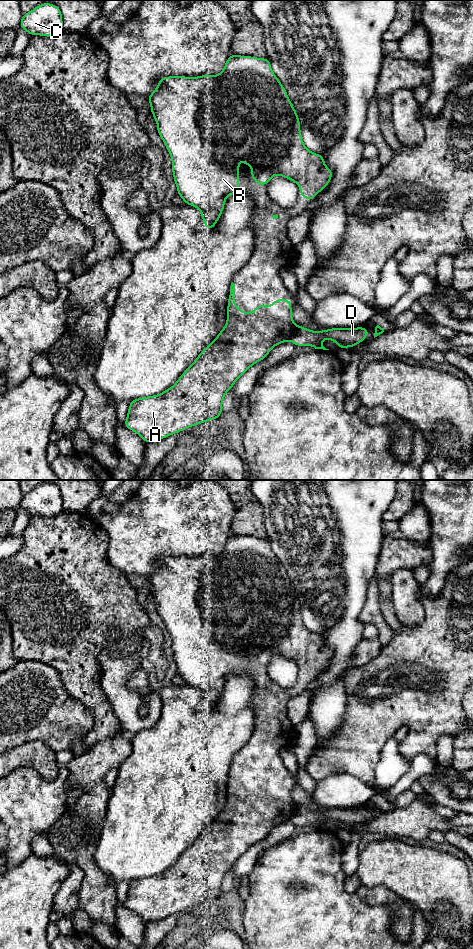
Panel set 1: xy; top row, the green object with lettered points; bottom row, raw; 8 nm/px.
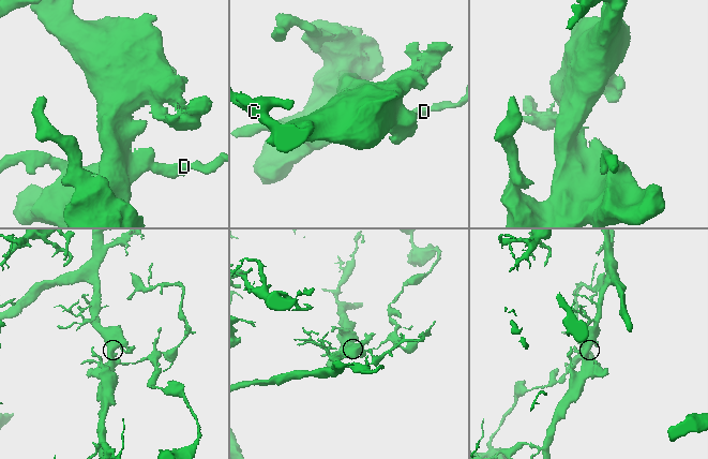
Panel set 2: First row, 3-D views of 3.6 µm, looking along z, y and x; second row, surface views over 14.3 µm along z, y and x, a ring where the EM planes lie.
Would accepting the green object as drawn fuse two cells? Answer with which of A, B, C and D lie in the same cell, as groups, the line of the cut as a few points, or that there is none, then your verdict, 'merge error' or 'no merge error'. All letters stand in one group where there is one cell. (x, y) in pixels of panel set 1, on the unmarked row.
groups A B C / D; cut xy (296, 806), (295, 812), (289, 819); merge error

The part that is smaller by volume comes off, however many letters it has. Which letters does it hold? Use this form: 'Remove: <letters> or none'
Remove: D

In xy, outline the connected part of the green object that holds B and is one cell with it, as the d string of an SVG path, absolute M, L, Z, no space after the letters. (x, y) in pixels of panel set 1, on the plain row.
M231 534L227 539L223 550L218 555L201 555L193 558L186 556L162 557L157 564L157 568L147 578L151 585L151 594L157 602L157 612L172 638L171 648L174 661L177 666L177 673L183 679L185 684L197 687L200 690L203 704L207 709L213 709L215 707L215 704L218 702L223 692L227 676L230 674L239 675L240 607L243 608L243 645L251 645L251 658L254 659L260 667L269 663L274 655L280 655L298 664L300 668L299 675L302 675L304 679L308 679L311 682L320 671L326 668L333 656L332 650L325 646L324 637L320 634L309 631L304 625L300 611L298 594L287 575L286 569L272 551L271 543L267 538Z

